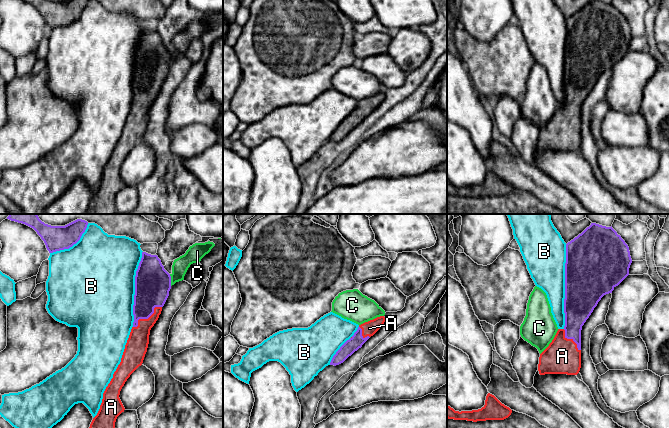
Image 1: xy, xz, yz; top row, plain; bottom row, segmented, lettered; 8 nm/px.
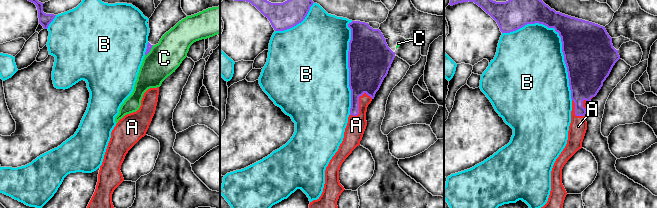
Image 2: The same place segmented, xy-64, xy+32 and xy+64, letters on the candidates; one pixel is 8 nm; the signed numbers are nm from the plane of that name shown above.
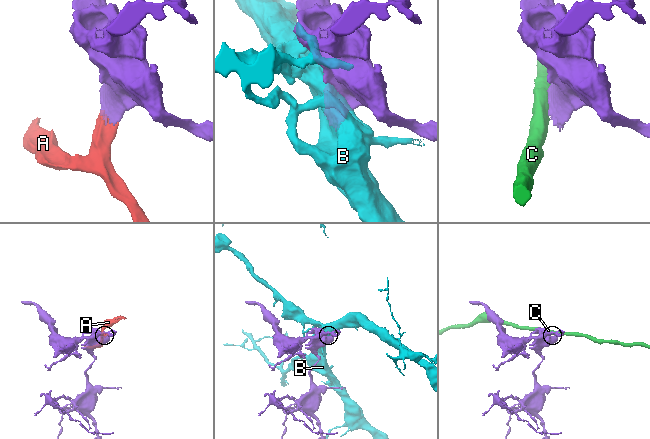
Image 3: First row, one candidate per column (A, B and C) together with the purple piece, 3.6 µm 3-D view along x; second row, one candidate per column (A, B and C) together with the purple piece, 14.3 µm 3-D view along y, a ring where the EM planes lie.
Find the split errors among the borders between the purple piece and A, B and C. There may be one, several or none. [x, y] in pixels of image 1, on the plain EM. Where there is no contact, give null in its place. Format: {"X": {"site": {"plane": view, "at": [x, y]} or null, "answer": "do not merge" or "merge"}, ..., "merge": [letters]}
{"A": {"site": {"plane": "xy", "at": [146, 94]}, "answer": "merge"}, "B": {"site": {"plane": "yz", "at": [565, 62]}, "answer": "do not merge"}, "C": {"site": {"plane": "xy", "at": [170, 56]}, "answer": "do not merge"}, "merge": ["A"]}

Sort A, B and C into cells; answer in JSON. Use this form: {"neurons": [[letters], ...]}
{"neurons": [["A"], ["B"], ["C"]]}

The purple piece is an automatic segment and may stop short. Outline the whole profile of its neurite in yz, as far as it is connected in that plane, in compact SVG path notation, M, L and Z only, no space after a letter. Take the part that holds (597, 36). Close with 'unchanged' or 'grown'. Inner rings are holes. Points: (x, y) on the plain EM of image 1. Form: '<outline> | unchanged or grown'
M591 0L566 20L565 102L540 130L540 151L579 149L582 102L601 74L629 51L631 39L628 21L612 2Z | grown

